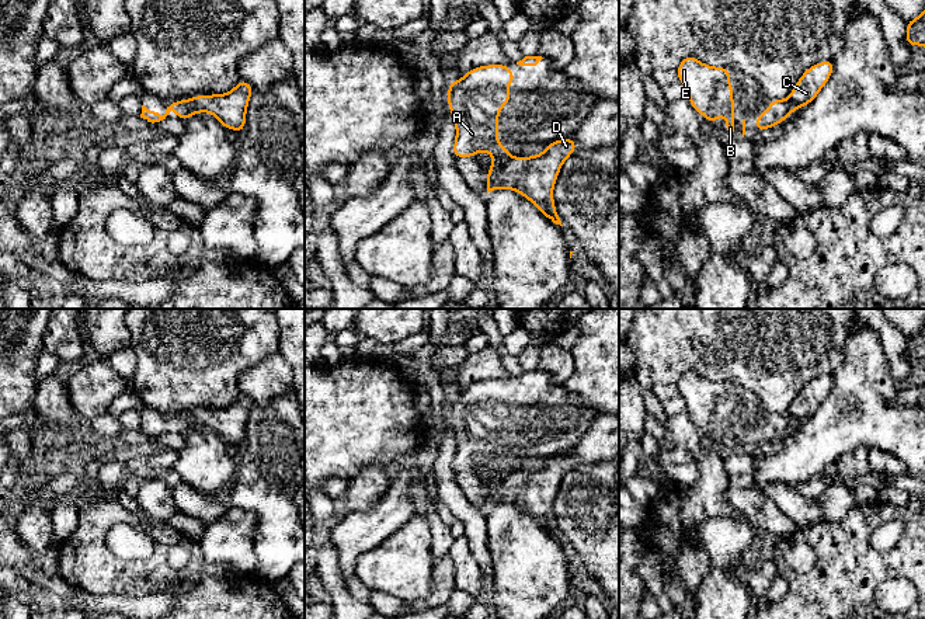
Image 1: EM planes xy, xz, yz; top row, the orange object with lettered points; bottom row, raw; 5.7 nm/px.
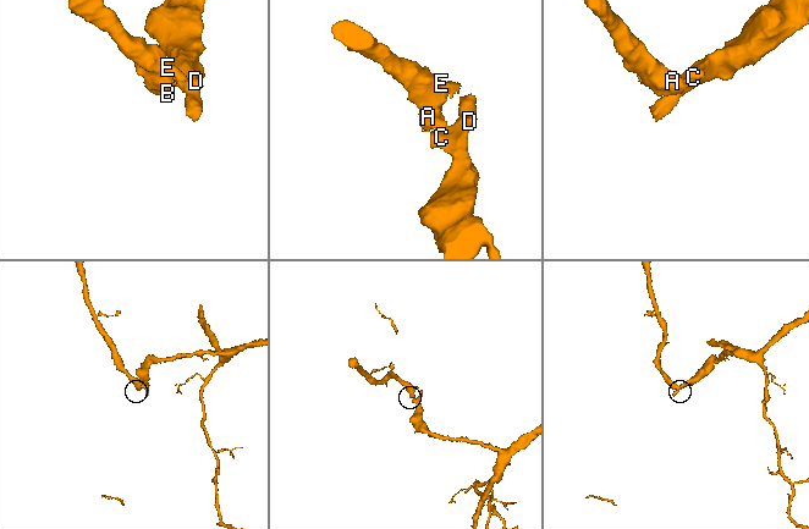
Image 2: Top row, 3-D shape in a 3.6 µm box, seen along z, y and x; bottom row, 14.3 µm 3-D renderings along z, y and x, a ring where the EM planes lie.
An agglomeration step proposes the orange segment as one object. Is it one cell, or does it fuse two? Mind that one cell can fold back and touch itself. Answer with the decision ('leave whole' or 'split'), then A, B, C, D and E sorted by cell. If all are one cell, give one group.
split | A B E / C D

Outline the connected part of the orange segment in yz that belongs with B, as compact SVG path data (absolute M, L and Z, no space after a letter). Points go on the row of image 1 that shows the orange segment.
M689 55L681 60L675 73L693 109L713 125L717 124L717 115L724 114L731 135L737 105L731 104L734 90L730 86L730 69L707 66Z

